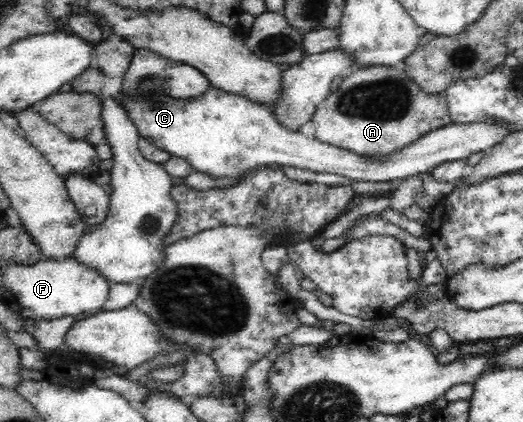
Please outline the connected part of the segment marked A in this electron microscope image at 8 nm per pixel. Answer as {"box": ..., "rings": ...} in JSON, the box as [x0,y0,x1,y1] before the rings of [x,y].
{"box":[311,65,451,156],"rings":[[[404,65],[358,68],[316,106],[311,117],[319,142],[349,150],[360,156],[389,156],[430,130],[451,123],[443,94],[425,94],[411,80]]]}

